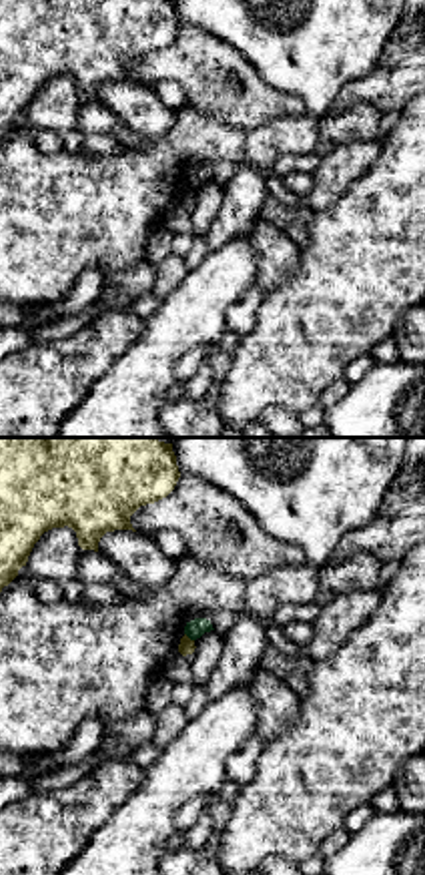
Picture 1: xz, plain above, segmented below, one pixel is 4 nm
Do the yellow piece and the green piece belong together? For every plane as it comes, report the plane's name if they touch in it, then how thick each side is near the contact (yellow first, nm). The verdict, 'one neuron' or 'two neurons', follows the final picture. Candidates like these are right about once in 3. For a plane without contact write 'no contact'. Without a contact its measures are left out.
contact in xz; calibres 60 and 80 nm

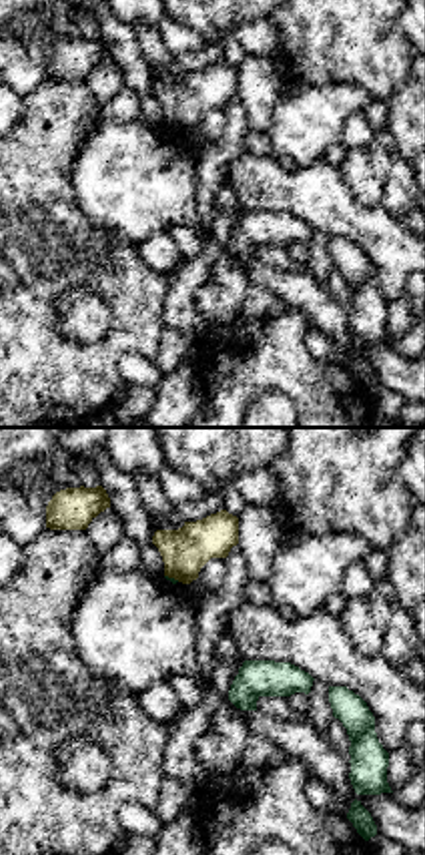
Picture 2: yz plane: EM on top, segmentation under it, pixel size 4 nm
contact in yz; calibres 190 and 20 nm

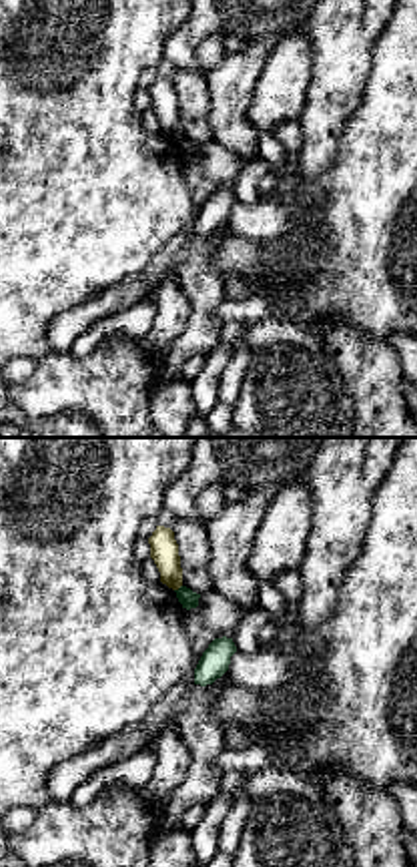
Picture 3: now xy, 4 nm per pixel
contact in xy; calibres 110 and 70 nm

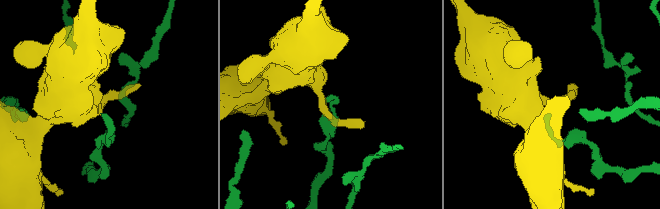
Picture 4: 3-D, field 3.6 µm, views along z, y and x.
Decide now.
two neurons

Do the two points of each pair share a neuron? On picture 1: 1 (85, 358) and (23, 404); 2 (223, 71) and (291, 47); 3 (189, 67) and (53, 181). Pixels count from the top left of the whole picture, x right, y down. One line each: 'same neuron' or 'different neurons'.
1: same neuron
2: different neurons
3: different neurons

